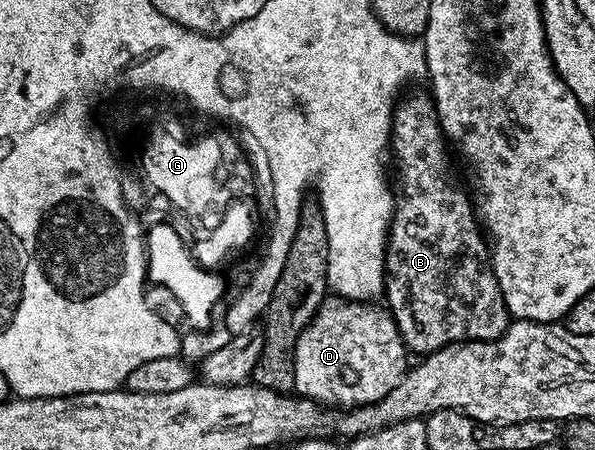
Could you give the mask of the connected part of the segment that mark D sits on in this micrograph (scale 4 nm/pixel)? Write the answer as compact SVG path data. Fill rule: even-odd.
M329 299L317 310L295 343L293 389L300 396L341 405L333 407L364 407L395 391L407 372L405 341L388 308L373 304Z

